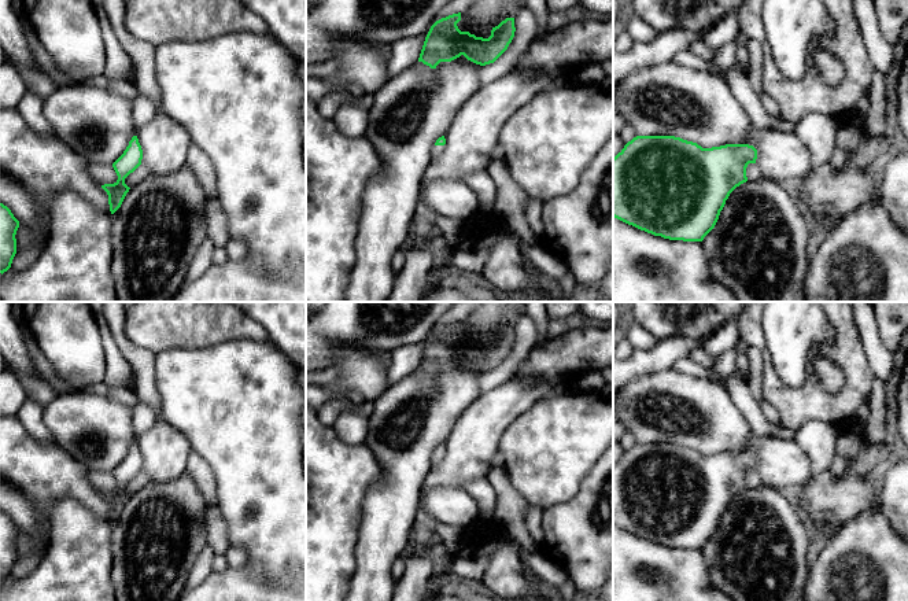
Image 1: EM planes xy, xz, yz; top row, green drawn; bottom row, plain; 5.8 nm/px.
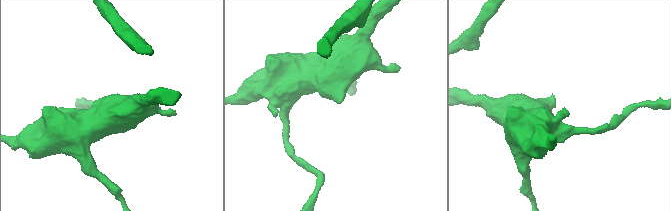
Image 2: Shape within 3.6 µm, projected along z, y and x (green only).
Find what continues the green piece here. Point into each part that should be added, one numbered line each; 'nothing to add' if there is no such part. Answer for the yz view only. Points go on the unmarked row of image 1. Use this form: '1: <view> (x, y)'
nothing to add

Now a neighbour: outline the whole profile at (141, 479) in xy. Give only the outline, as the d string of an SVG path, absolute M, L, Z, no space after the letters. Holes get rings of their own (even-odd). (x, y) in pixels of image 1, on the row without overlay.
M140 472L133 480L130 480L126 486L125 486L125 491L132 495L134 493L137 493L140 488L143 488L144 486L147 486L150 482L150 478L144 473Z

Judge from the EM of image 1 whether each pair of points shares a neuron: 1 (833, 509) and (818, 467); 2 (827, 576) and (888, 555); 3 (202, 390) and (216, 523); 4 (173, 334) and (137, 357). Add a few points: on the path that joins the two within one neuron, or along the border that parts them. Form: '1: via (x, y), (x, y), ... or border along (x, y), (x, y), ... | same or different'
1: border along (829, 468), (812, 476) | different
2: via (842, 576), (866, 576), (873, 570) | same
3: border along (217, 505), (229, 537) | different
4: border along (122, 331), (130, 343), (144, 347), (154, 354) | different

